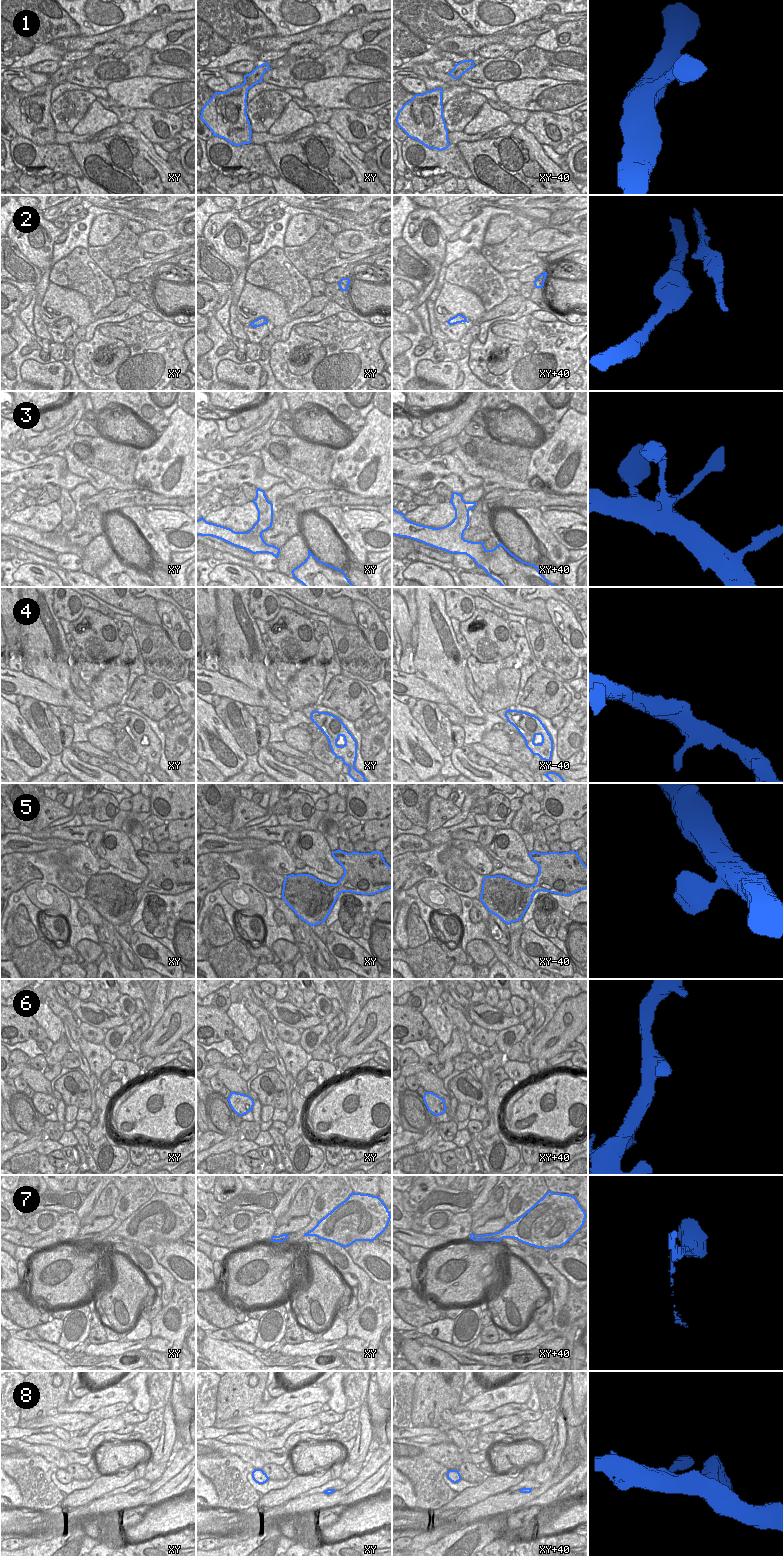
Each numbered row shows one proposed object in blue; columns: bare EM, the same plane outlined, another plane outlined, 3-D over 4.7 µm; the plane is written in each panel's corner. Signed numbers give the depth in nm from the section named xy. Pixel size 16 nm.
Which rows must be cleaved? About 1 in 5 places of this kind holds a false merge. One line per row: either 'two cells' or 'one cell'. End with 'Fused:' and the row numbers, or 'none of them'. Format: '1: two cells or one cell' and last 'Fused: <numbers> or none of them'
1: one cell
2: one cell
3: one cell
4: one cell
5: one cell
6: one cell
7: one cell
8: one cell
Fused: none of them

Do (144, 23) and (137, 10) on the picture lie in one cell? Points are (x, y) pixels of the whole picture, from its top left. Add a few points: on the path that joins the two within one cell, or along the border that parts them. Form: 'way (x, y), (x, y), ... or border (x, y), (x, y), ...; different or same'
border (153, 13), (139, 18), (129, 25); different

